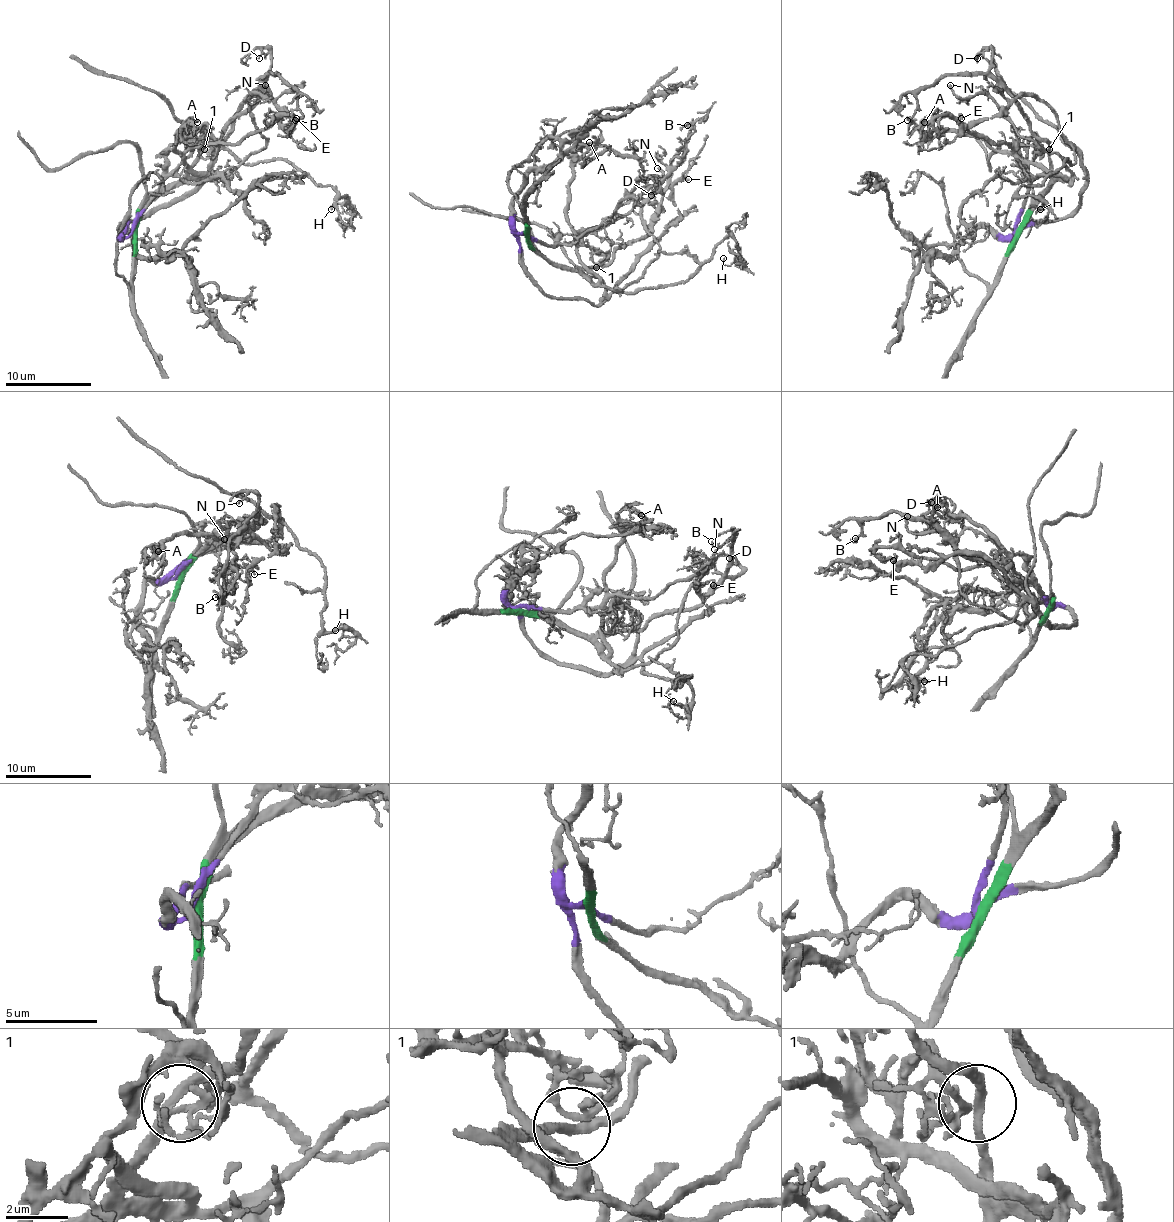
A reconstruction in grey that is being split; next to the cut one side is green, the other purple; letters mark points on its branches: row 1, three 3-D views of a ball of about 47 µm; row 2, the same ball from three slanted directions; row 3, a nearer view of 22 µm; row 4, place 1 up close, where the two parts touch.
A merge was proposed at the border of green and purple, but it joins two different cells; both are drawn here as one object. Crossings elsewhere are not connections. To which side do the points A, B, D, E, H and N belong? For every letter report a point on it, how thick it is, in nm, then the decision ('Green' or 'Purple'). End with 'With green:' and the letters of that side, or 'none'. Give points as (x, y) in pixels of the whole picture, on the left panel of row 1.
A: Place: (197, 122). Thickness 190 nm. Green
B: Place: (295, 120). Thickness 240 nm. Green
D: Place: (259, 58). Thickness 120 nm. Green
E: Place: (296, 118). Thickness 160 nm. Purple
H: Place: (331, 209). Thickness 160 nm. Purple
N: Place: (265, 85). Thickness 190 nm. Green
With green: A, B, D, N

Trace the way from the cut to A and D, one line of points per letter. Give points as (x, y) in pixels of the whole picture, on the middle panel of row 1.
A: (525, 234), (545, 258), (577, 267), (577, 241), (568, 221), (573, 154), (577, 150), (573, 139), (590, 141)
D: (525, 234), (555, 264), (601, 267), (622, 245), (639, 241), (650, 230), (650, 219), (663, 210), (650, 195)

